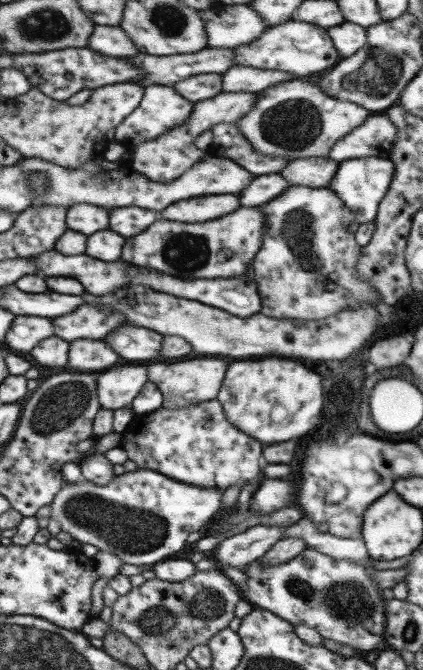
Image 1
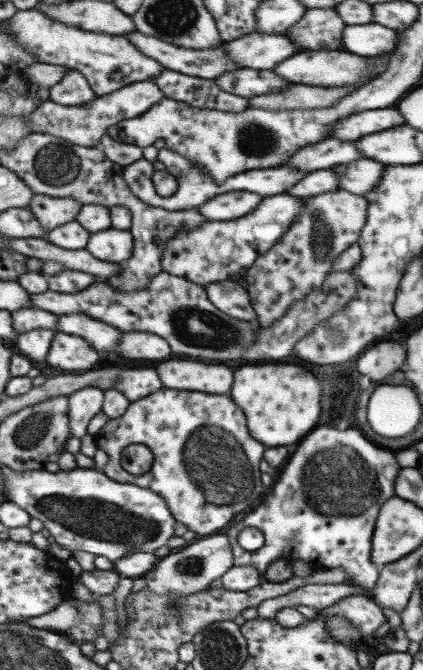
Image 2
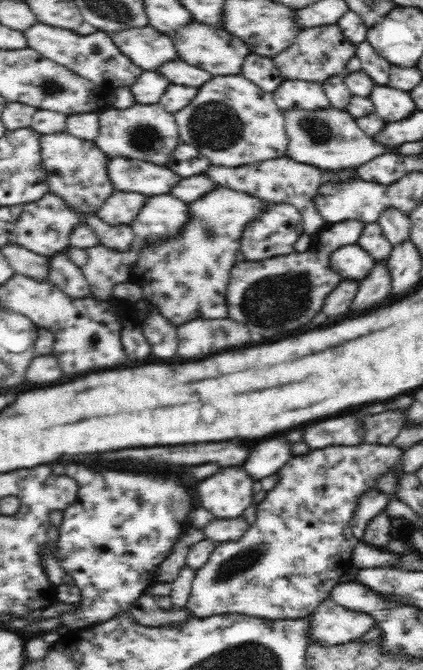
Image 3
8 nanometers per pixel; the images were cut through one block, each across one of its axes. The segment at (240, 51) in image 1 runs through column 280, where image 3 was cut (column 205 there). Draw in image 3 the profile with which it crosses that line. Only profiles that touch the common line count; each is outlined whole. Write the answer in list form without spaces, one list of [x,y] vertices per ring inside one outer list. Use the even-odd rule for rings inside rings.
[[[197,21],[190,22],[168,34],[177,50],[177,57],[183,62],[208,70],[213,77],[220,75],[240,75],[244,60],[251,54],[240,38],[222,28],[212,27]]]

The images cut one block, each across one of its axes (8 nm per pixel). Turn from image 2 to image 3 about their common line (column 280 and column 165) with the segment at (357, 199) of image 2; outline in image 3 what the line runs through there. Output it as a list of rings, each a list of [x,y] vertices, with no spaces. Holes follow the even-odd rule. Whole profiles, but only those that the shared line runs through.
[[[214,188],[208,194],[204,194],[204,198],[198,198],[196,202],[188,204],[188,208],[190,220],[186,222],[186,226],[172,238],[158,238],[136,250],[133,268],[134,281],[141,286],[145,294],[144,300],[158,307],[158,310],[176,326],[188,320],[229,317],[226,293],[231,271],[239,261],[237,256],[241,252],[241,234],[248,222],[252,222],[262,212],[264,201],[236,190]]]

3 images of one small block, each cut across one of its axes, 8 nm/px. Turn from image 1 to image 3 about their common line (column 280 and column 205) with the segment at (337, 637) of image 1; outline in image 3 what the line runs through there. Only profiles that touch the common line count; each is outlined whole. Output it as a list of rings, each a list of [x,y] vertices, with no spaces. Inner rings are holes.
[[[368,442],[356,446],[327,446],[320,450],[314,450],[304,456],[292,458],[282,470],[280,470],[280,482],[258,506],[258,517],[250,526],[247,532],[239,540],[220,542],[217,544],[214,553],[210,555],[208,562],[195,570],[195,577],[192,581],[190,596],[186,600],[185,608],[194,618],[210,618],[222,614],[242,614],[252,618],[260,618],[269,622],[280,622],[280,620],[304,620],[310,617],[314,610],[321,604],[322,600],[328,598],[331,590],[340,583],[340,576],[353,566],[353,548],[357,546],[358,540],[352,533],[351,520],[354,515],[358,500],[371,490],[376,488],[376,479],[385,473],[395,470],[396,464],[402,458],[403,450],[395,445],[370,444]]]

